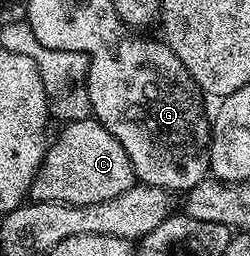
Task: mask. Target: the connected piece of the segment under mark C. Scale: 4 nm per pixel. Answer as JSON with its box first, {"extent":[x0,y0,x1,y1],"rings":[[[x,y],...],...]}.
{"extent":[29,120,135,205],"rings":[[[99,120],[72,121],[63,129],[66,130],[55,141],[53,138],[52,144],[47,148],[38,174],[30,185],[29,196],[34,201],[61,201],[66,205],[104,203],[105,200],[116,199],[135,185],[133,165],[127,151],[124,151],[116,136],[110,134]]]}

